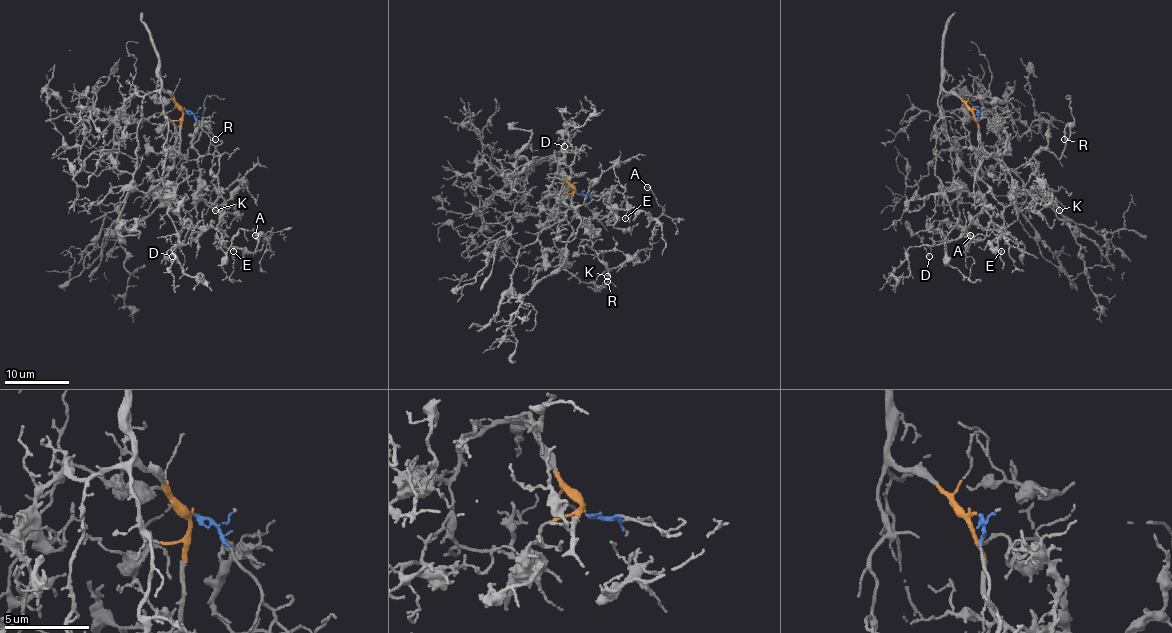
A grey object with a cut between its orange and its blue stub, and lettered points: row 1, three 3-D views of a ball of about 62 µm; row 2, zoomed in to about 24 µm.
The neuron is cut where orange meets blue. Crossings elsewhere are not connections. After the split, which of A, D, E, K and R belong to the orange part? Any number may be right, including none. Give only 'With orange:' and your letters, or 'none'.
With orange: D, K, R

